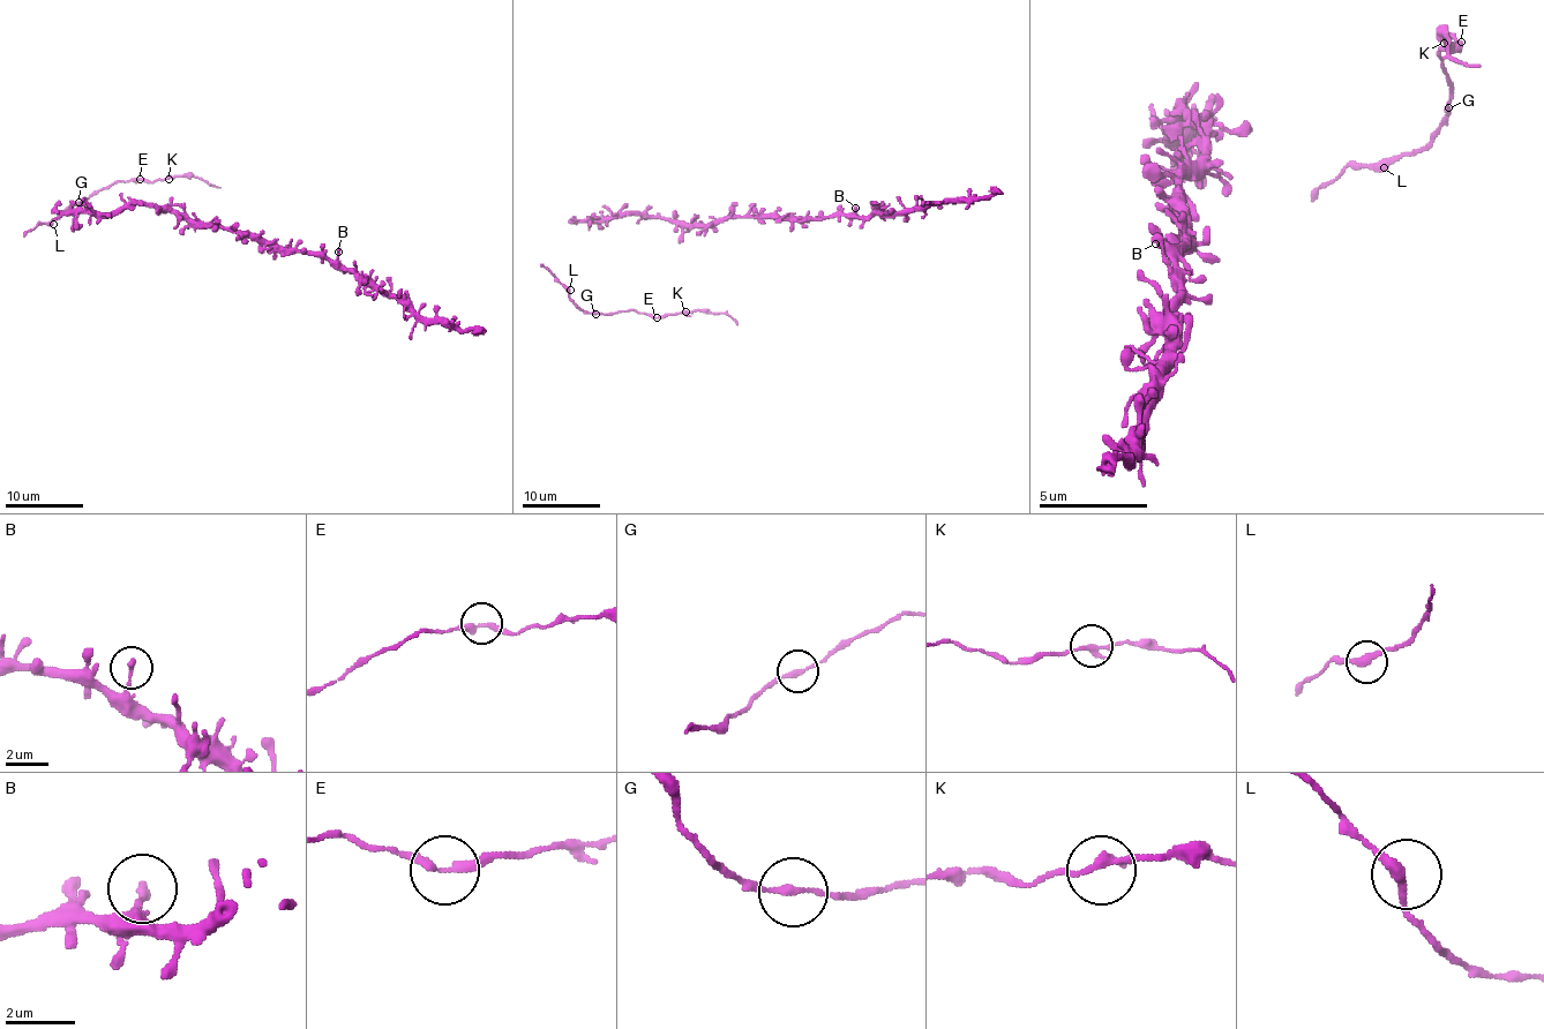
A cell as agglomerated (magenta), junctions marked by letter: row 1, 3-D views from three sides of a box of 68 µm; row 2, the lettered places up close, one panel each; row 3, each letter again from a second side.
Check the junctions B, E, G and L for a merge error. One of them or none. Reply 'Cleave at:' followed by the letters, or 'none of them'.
Cleave at: none of them

